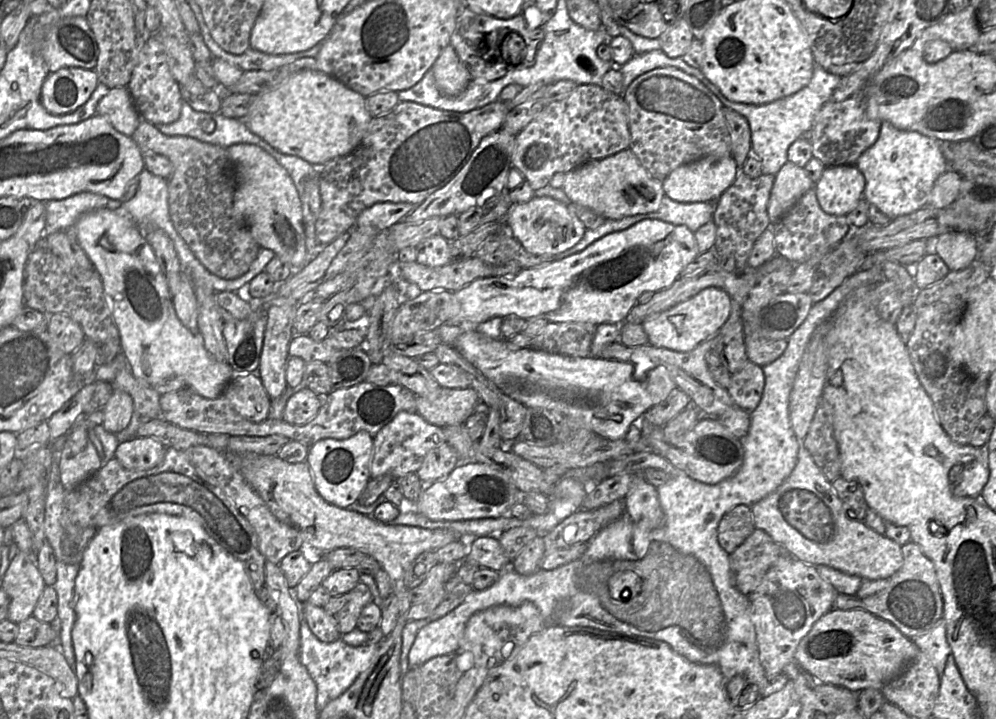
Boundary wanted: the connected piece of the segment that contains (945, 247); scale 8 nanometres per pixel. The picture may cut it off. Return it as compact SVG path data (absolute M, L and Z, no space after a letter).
M967 232L941 234L934 249L950 271L959 271L977 258L976 236Z

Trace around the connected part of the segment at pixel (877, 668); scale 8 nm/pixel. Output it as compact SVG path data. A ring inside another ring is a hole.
M832 609L819 618L799 642L794 662L818 681L861 691L882 688L897 677L919 652L913 640L897 627L864 609Z

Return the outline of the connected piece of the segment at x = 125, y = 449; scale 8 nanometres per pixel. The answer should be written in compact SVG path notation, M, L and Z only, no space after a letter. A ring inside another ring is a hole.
M134 437L121 441L115 458L126 468L148 470L162 463L166 447L151 437Z

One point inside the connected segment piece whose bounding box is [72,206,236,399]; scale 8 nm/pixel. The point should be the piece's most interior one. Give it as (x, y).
(156, 345)

